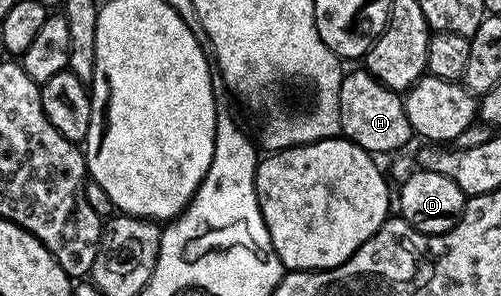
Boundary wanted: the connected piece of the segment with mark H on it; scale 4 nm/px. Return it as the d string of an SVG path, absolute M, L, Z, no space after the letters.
M365 70L350 72L341 77L338 82L338 121L342 127L341 135L358 144L365 152L379 154L378 152L394 152L402 148L412 139L410 123L406 117L406 106L403 97L384 85L375 76Z

